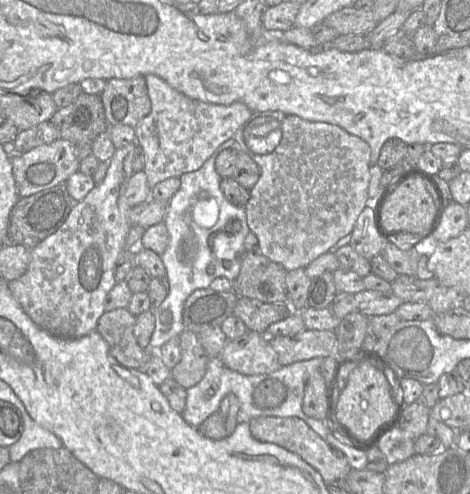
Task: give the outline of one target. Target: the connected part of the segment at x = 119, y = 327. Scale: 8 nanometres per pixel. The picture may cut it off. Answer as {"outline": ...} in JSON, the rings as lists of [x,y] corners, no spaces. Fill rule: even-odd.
{"outline":[[[128,308],[105,311],[98,321],[97,331],[108,343],[110,354],[123,366],[143,368],[151,358],[150,349],[140,347],[134,335],[136,316]]]}

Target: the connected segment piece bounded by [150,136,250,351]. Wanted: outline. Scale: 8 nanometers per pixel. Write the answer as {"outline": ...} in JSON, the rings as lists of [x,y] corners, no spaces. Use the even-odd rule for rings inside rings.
{"outline":[[[234,136],[222,143],[206,162],[196,171],[180,176],[181,185],[167,204],[163,222],[169,232],[170,240],[161,256],[169,281],[169,292],[162,304],[154,311],[155,328],[150,340],[151,350],[159,350],[172,338],[178,338],[185,330],[183,308],[188,296],[197,289],[209,288],[217,277],[234,281],[238,277],[245,252],[244,239],[250,232],[247,224],[245,207],[230,203],[221,190],[222,177],[215,168],[218,155],[225,149],[233,147]],[[202,195],[215,198],[219,205],[219,218],[210,228],[199,226],[193,218],[193,207]]]}

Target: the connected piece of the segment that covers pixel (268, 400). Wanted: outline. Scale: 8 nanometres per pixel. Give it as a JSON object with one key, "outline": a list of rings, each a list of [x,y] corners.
{"outline":[[[312,358],[309,360],[295,362],[290,365],[281,366],[276,371],[261,375],[243,375],[226,367],[219,359],[210,360],[206,373],[201,381],[195,386],[186,390],[186,406],[181,413],[183,419],[192,427],[198,428],[201,423],[211,414],[219,411],[222,399],[229,393],[235,394],[239,400],[239,423],[249,422],[251,419],[260,416],[276,417],[298,417],[305,421],[321,438],[325,439],[329,435],[327,426],[323,420],[317,420],[307,416],[302,409],[305,385],[307,380],[319,368],[325,358]]]}

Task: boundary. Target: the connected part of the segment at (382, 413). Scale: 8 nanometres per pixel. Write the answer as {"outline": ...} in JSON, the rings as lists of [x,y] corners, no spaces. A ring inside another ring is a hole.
{"outline":[[[363,363],[351,370],[339,396],[335,412],[340,425],[360,442],[368,442],[382,426],[394,417],[394,404],[390,398],[384,374],[370,363]]]}

